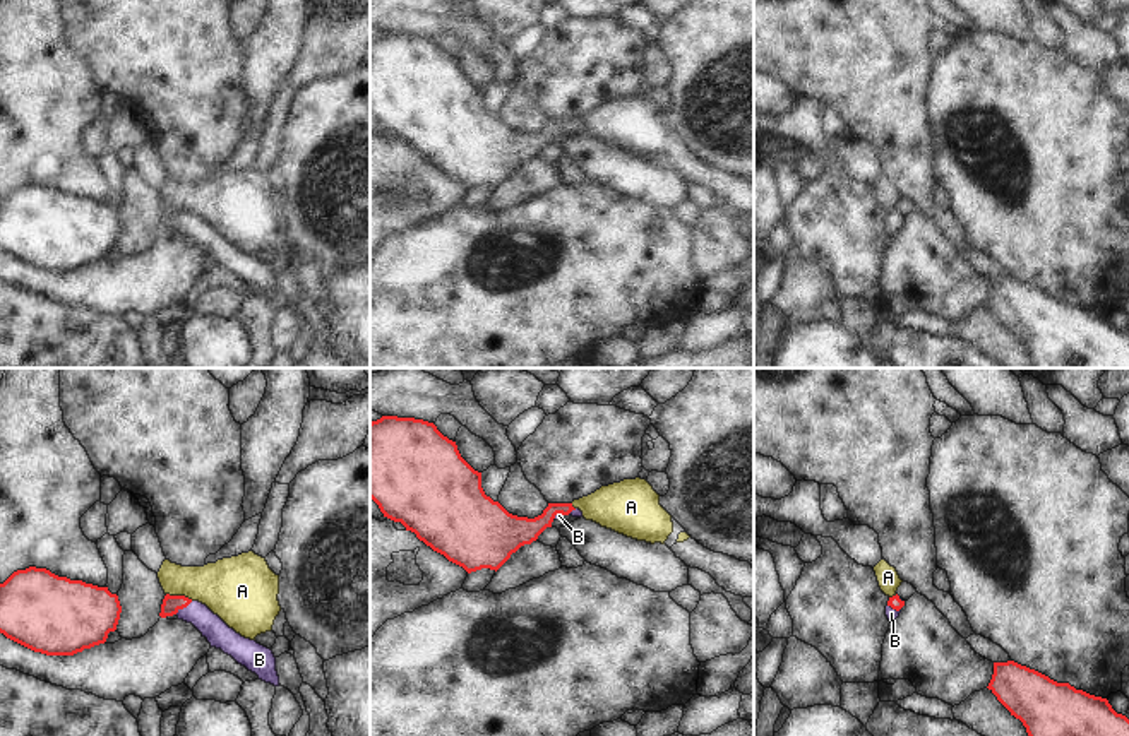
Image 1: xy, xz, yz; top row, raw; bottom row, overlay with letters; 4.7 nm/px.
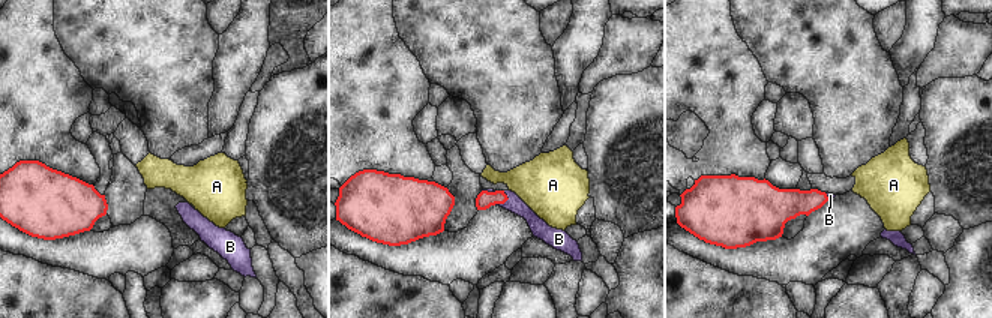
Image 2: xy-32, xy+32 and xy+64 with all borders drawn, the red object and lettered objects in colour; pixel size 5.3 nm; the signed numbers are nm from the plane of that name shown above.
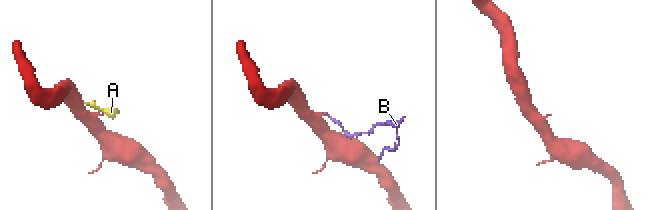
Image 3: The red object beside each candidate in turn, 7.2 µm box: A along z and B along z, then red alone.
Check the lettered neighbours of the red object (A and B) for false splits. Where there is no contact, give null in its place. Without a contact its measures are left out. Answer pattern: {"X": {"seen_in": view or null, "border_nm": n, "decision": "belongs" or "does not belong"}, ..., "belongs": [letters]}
{"A": {"seen_in": "xy", "border_nm": 130, "decision": "does not belong"}, "B": {"seen_in": "xy", "border_nm": 110, "decision": "belongs"}, "belongs": ["B"]}

